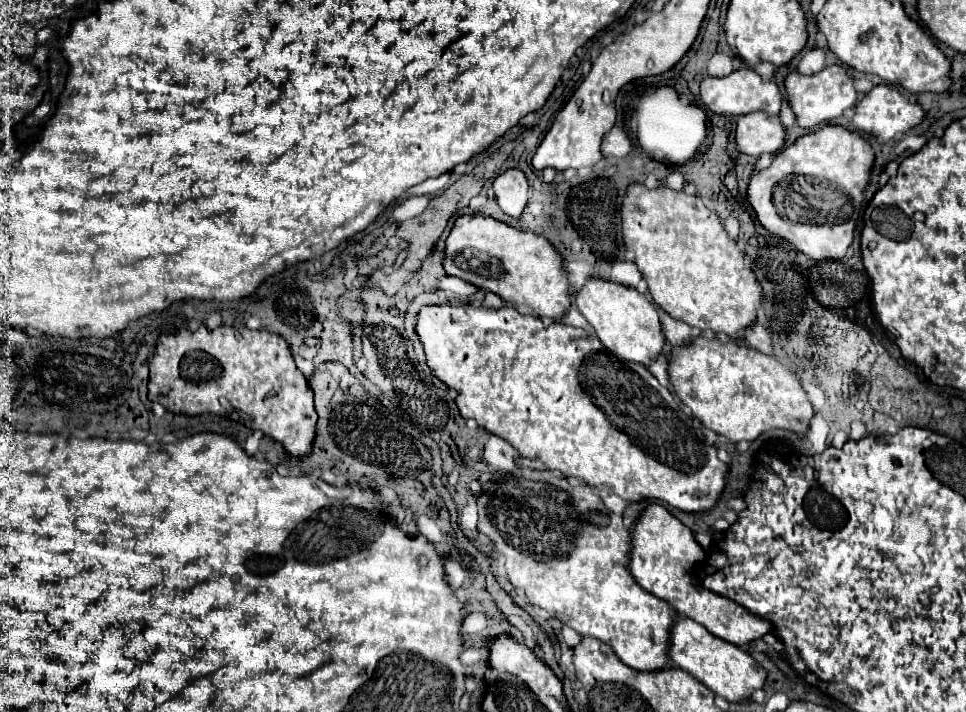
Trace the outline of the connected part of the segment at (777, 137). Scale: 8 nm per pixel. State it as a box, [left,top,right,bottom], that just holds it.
[736,112,786,158]

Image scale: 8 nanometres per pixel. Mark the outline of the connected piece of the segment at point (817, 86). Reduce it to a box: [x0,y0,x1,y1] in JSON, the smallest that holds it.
[786,66,858,128]

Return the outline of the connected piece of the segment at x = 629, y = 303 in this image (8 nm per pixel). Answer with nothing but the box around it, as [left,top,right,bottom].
[576,278,666,368]

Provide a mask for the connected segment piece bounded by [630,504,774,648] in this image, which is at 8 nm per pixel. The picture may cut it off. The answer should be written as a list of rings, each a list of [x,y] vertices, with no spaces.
[[[656,504],[648,506],[648,510],[642,514],[642,518],[634,526],[632,542],[634,542],[634,548],[630,552],[632,576],[650,594],[658,596],[660,600],[666,600],[680,616],[692,618],[714,636],[740,648],[746,648],[752,642],[772,632],[774,626],[768,620],[760,620],[760,616],[750,614],[746,608],[742,608],[734,600],[728,600],[720,594],[712,594],[710,590],[704,590],[696,582],[694,574],[690,572],[698,564],[706,562],[708,556],[704,548],[696,542],[692,530],[686,528],[678,518],[674,518],[666,508],[656,506]]]

